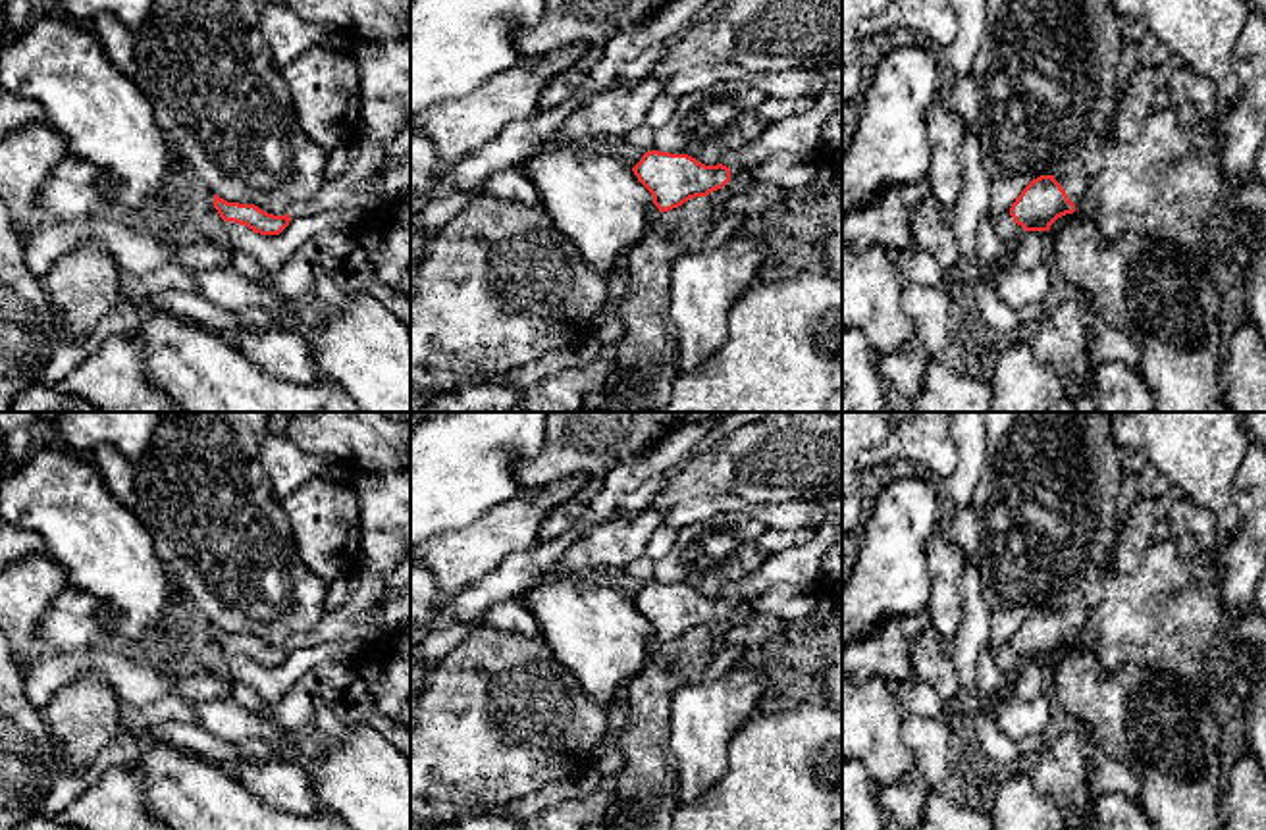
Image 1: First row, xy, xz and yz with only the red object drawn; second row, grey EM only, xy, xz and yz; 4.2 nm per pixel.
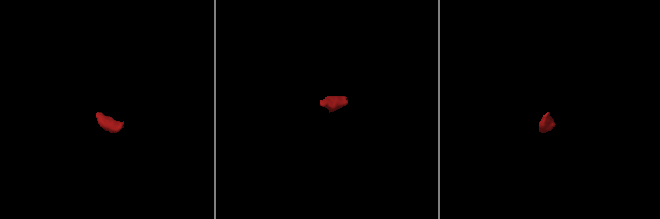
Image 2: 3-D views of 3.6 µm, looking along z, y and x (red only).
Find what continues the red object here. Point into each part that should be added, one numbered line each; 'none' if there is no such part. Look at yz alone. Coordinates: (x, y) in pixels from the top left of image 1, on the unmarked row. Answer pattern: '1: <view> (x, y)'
1: yz (1074, 605)

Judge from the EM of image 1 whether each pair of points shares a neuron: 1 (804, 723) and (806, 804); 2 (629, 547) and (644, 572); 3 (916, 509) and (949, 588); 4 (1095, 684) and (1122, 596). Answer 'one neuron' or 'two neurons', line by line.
1: one neuron
2: two neurons
3: two neurons
4: two neurons

